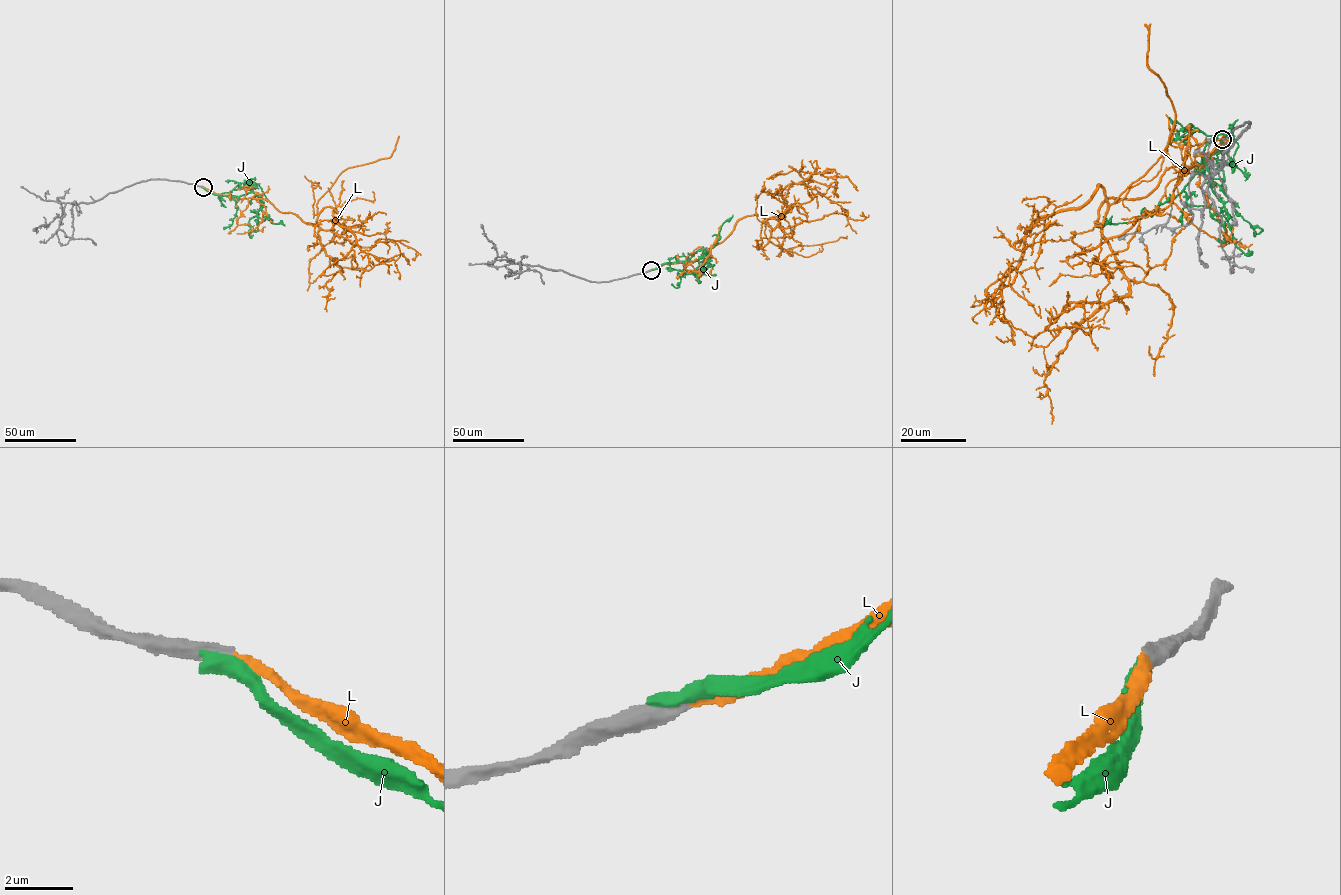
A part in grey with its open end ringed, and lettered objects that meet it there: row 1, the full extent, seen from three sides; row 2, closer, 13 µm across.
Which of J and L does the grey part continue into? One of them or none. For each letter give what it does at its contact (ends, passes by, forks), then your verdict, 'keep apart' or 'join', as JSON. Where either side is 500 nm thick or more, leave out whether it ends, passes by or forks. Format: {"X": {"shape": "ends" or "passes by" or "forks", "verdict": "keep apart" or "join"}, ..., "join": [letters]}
{"J": {"verdict": "keep apart"}, "L": {"shape": "ends", "verdict": "join"}, "join": ["L"]}

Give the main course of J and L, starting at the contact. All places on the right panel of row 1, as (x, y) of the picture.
J: (1223, 139), (1219, 149), (1202, 162), (1201, 154), (1205, 167), (1174, 198), (1133, 222), (1106, 223), (1097, 227)
L: (1222, 139), (1206, 167), (1109, 198), (1101, 224), (1099, 185), (1031, 226), (1001, 282), (1009, 263), (1039, 306)

